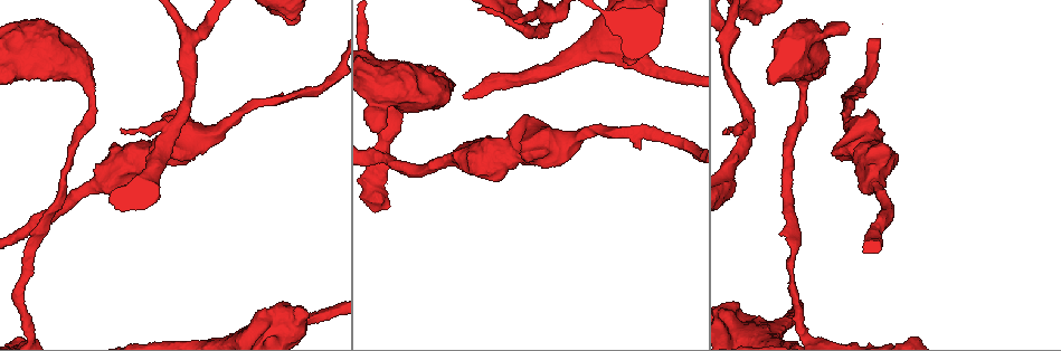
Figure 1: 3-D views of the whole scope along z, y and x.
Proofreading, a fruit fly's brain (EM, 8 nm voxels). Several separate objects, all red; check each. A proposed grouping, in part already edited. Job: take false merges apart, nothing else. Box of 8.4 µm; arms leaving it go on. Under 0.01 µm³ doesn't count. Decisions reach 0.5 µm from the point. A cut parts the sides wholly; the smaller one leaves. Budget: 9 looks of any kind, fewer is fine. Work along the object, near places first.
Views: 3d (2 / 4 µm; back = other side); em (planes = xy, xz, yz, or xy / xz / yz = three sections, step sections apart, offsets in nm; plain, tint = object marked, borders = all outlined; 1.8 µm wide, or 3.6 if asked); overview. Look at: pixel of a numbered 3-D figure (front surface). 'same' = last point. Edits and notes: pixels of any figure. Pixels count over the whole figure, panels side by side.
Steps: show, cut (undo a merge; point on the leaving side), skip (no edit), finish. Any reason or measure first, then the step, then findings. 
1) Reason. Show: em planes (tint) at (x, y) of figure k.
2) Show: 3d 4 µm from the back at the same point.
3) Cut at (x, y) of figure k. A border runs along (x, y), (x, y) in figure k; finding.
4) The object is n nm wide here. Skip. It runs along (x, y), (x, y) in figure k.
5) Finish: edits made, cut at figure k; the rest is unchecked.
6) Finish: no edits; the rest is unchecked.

Calibre changes. Show: 3d 4 µm at (207, 138) of figure 1.

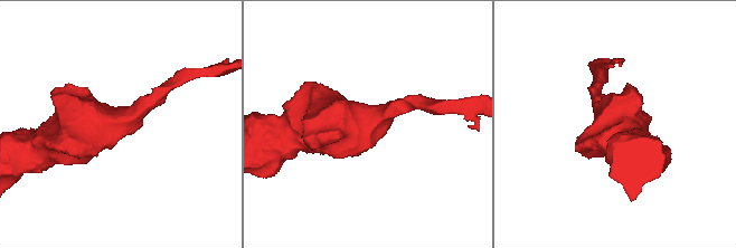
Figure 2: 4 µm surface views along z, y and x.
Shape alone is not enough. Show: em 3.6 µm xz step 8 (tint) at (366, 126) of figure 2.

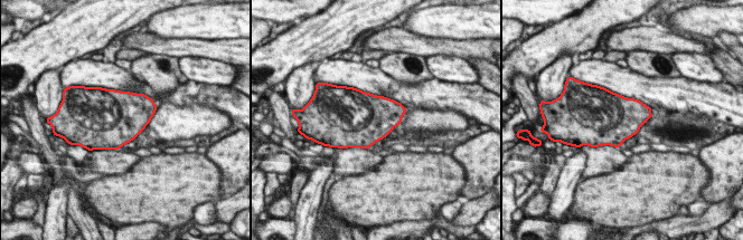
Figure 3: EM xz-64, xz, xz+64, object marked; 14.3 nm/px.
Another direction. Show: em 3.6 µm yz step 8 (tint) at the same point.

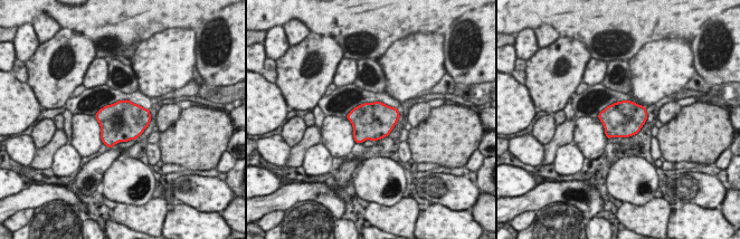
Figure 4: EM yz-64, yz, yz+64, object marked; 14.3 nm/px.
The object is 500 nm wide here. Skip. Continuous, no second neuron.

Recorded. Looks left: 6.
Abrupt turn. Show: em 3.6 µm yz step 8 (tint) at (553, 15) of figure 1.

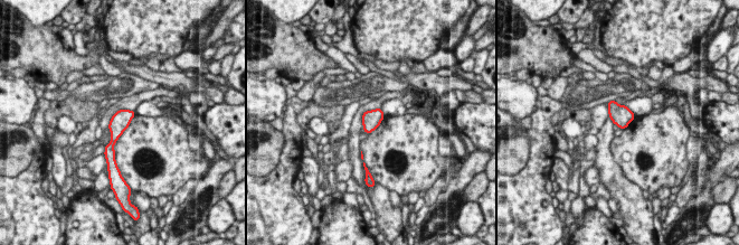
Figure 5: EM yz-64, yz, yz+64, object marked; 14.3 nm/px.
Skip. All the same neuron.

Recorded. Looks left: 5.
Calibre changes. Show: em yz step 8 (tint) at (817, 33) of figure 1.

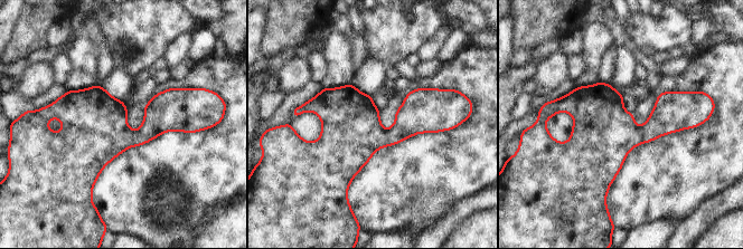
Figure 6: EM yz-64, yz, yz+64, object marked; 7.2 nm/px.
Another direction. Show: em planes (tint) at the same point.

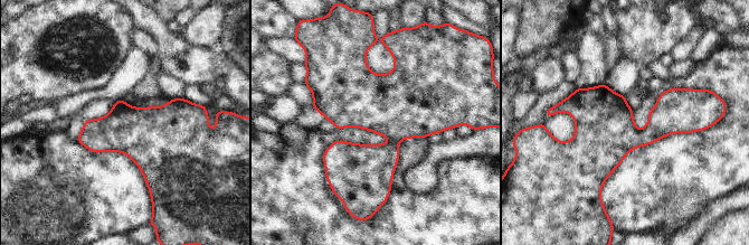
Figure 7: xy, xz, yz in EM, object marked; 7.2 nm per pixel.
Skip. All the same neuron.

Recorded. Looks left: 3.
Show: em xy step 8 (borders) at (793, 279) of figure 1.

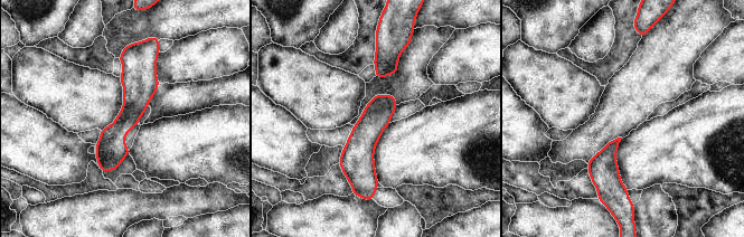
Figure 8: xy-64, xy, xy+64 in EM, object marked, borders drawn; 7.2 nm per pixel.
Skip. Continuous, no second neuron.

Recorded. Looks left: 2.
Finish: no edits; the rest is unchecked.

